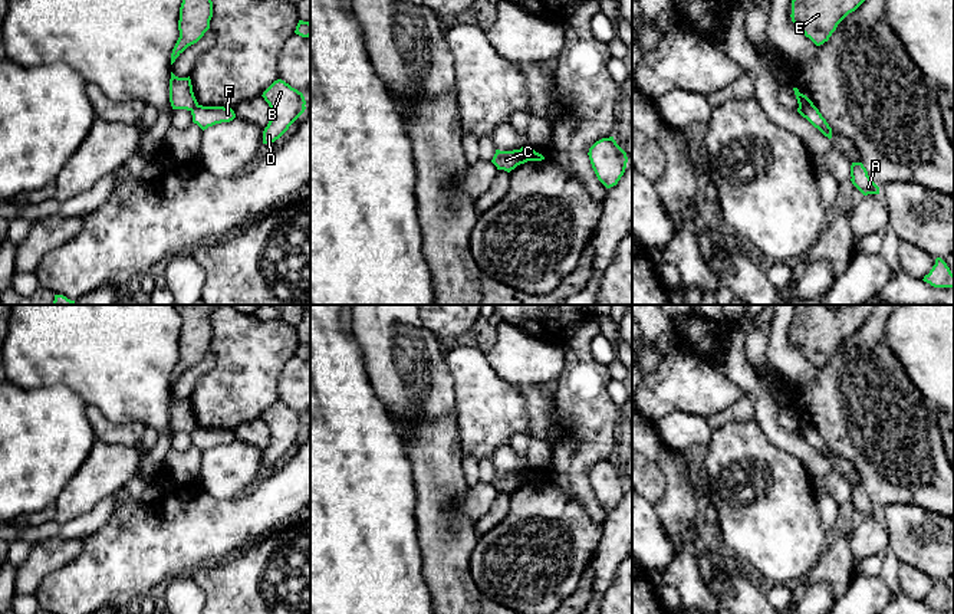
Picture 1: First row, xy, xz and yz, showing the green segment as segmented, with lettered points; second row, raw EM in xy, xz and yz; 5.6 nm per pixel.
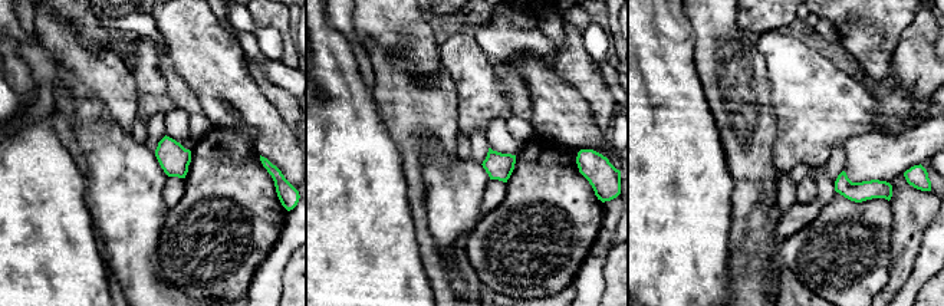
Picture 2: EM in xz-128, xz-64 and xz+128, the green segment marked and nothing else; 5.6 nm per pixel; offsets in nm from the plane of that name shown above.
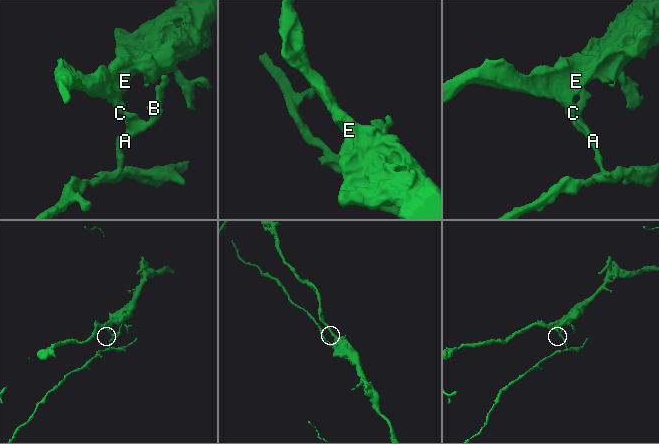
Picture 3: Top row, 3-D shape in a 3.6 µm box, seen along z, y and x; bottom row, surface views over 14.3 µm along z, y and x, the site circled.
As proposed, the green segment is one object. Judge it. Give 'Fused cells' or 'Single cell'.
Fused cells

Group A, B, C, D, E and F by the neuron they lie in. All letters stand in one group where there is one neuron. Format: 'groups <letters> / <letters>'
groups A B D F / C E

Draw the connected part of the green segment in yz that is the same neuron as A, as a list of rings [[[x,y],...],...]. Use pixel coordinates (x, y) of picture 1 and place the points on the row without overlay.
[[[852,485],[851,503],[863,516],[879,516],[879,509],[871,502],[862,485]]]

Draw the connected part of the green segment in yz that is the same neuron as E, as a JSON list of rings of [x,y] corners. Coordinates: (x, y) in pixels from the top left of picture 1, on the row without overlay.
[[[793,305],[792,344],[816,368],[829,362],[838,347],[855,334],[876,305]]]

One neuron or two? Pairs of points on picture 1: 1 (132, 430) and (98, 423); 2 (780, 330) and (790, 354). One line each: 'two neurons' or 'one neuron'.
1: one neuron
2: one neuron

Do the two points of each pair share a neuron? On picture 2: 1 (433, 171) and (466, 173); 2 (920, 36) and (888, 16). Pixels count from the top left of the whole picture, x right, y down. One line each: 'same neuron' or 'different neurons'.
1: same neuron
2: different neurons

